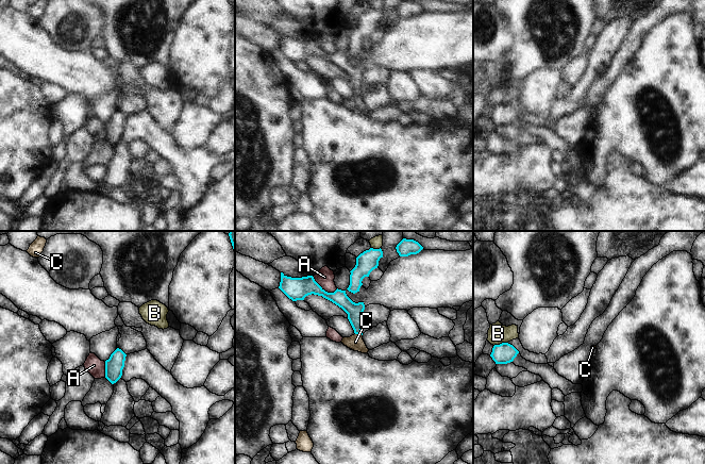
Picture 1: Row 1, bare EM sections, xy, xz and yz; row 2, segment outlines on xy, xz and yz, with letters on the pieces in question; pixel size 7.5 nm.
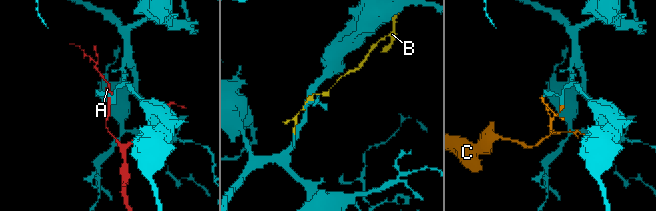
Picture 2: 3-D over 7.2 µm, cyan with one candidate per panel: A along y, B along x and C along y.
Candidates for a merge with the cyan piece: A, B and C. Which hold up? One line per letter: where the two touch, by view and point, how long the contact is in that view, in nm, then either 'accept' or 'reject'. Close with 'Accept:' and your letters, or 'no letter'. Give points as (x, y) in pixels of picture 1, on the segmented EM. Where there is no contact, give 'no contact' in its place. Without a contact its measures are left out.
A: meets cyan in xz at (323, 290); contact 220 nm long; reject
B: meets cyan in yz at (500, 344); contact 120 nm long; reject
C: meets cyan in xz at (358, 333); contact 60 nm long; reject
Accept: no letter

